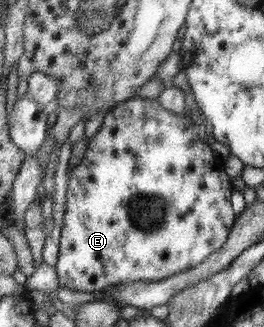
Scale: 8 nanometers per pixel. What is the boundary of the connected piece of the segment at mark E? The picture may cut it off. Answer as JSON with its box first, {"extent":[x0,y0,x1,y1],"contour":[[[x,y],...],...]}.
{"extent":[56,96,237,291],"contour":[[[134,96],[134,99],[127,99],[124,103],[116,104],[108,112],[102,121],[99,131],[88,138],[85,155],[72,170],[67,184],[67,197],[65,199],[65,214],[61,236],[59,239],[59,257],[56,263],[57,276],[61,286],[77,291],[102,291],[109,286],[117,286],[132,282],[154,282],[180,274],[182,271],[201,266],[211,254],[217,253],[228,241],[232,233],[232,225],[237,219],[230,205],[232,195],[232,183],[224,171],[224,159],[220,159],[208,145],[208,141],[202,141],[194,131],[196,127],[190,125],[186,129],[186,117],[184,114],[173,113],[169,108],[161,106],[156,99],[143,99]]]}

